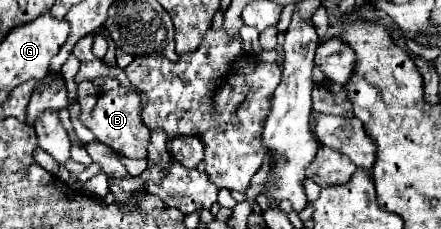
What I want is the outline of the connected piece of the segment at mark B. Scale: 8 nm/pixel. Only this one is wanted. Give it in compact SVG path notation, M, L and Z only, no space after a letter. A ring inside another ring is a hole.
M122 86L116 90L104 92L98 98L94 110L90 114L80 114L80 120L88 130L92 130L92 134L96 136L98 142L110 146L118 154L132 158L132 160L140 160L140 158L148 156L146 148L148 148L148 140L150 140L150 130L146 128L146 124L142 124L142 118L140 118L138 92L132 92L132 90L122 88Z

